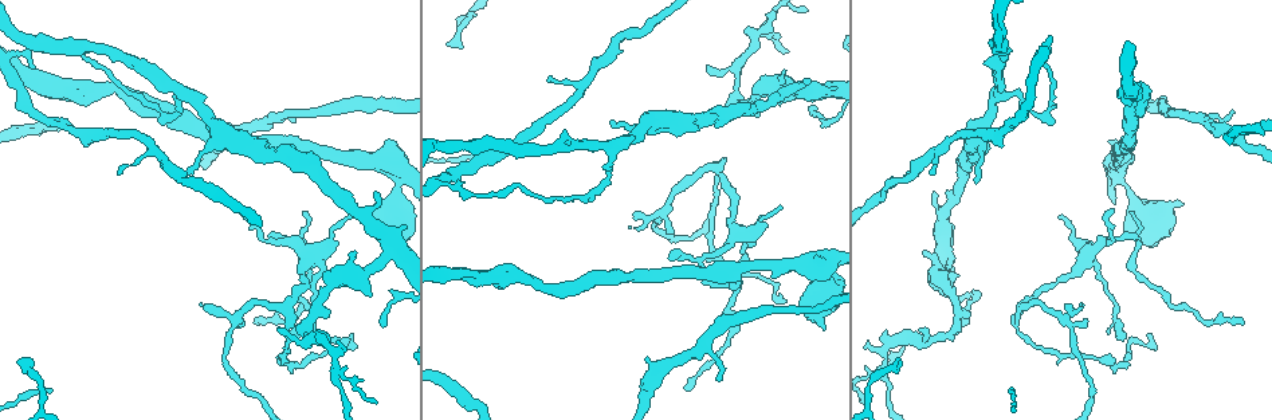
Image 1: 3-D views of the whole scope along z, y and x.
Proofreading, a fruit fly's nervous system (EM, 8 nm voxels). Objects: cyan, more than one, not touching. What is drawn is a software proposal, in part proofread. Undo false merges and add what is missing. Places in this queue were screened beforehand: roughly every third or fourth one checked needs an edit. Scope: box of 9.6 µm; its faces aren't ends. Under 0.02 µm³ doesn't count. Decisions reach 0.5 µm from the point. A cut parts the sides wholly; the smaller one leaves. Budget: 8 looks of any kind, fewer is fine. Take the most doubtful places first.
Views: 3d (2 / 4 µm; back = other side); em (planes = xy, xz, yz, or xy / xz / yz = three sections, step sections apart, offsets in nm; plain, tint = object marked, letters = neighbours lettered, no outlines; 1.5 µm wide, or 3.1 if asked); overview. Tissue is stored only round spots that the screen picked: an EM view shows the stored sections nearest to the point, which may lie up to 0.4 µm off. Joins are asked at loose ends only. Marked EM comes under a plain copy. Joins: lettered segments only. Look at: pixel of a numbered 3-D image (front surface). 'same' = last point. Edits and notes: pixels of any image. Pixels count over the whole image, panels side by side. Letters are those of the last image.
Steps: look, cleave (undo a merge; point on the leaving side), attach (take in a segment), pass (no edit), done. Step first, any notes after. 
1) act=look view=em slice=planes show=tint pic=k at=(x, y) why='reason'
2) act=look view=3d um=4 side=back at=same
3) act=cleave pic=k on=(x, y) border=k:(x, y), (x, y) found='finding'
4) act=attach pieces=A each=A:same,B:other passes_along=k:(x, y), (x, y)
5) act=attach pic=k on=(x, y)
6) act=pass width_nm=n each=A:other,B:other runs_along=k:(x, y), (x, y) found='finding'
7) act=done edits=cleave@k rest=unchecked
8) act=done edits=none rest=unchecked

act=look view=3d um=4 pic=1 at=(628, 227) why='free end'

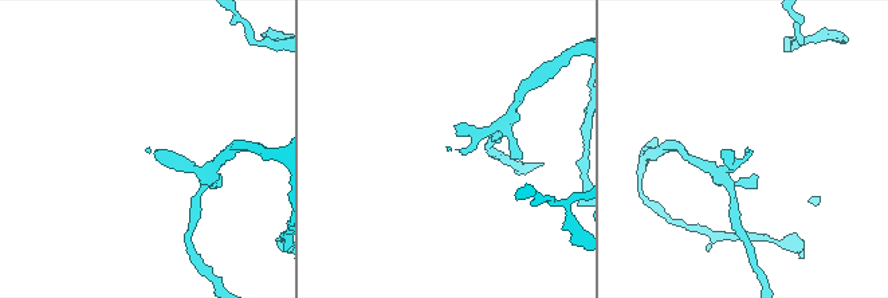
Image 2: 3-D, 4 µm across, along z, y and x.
act=look view=em slice=planes show=letters pic=2 at=(146, 151)

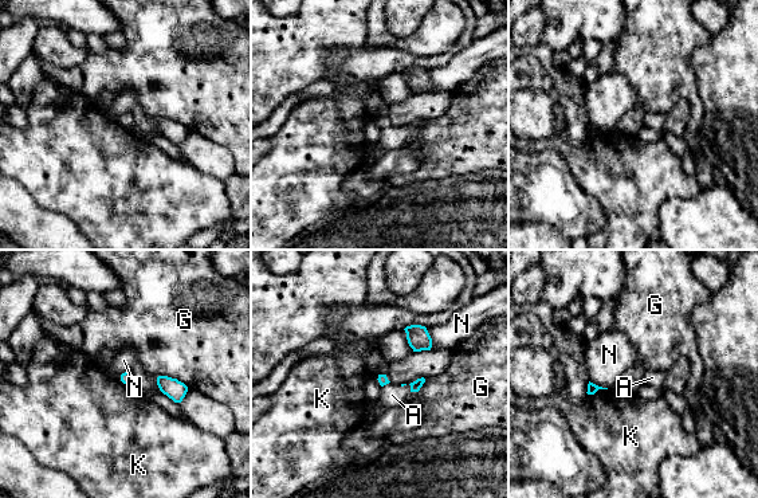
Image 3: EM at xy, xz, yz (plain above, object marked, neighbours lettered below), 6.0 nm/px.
act=attach pieces=A each=A:same,G:other,K:other,N:other passes_along=3:(415, 387), (409, 384), (392, 395) found='it goes on there'

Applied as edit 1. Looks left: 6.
act=look view=overview why='redraw'

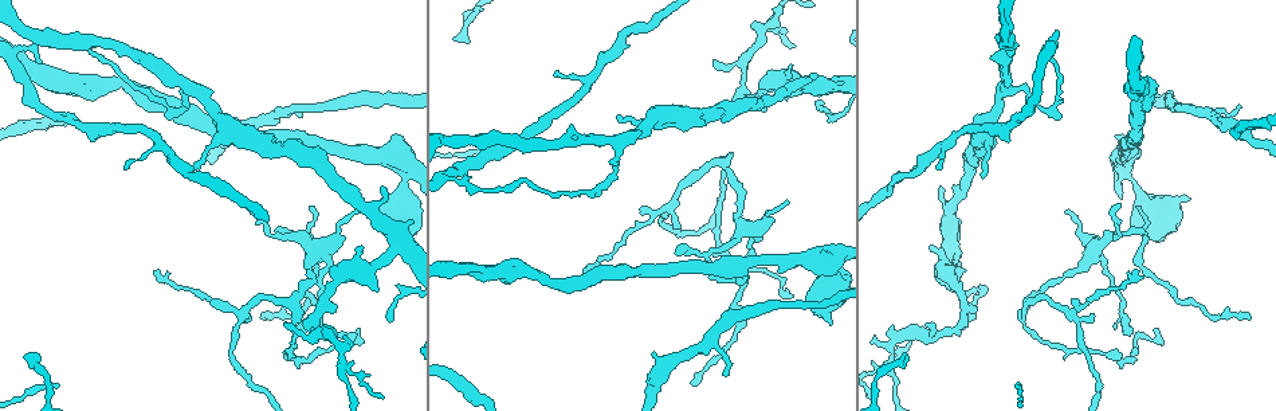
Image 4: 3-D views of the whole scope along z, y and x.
act=look view=3d um=2 pic=4 at=(715, 112) why='narrows sharply'

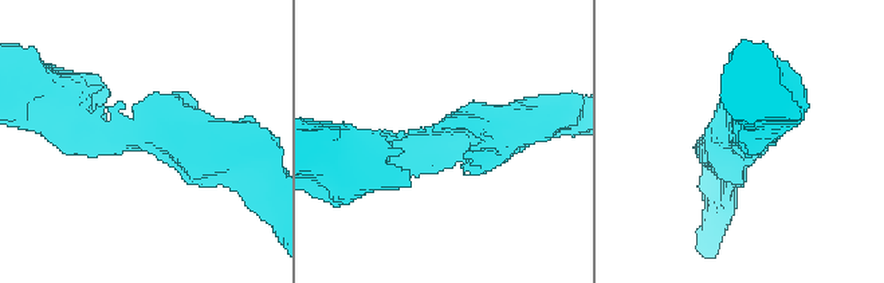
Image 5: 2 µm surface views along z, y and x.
act=look view=em slice=xz step=4 show=tint pic=5 at=(438, 147) arm_widths_nm=280,400

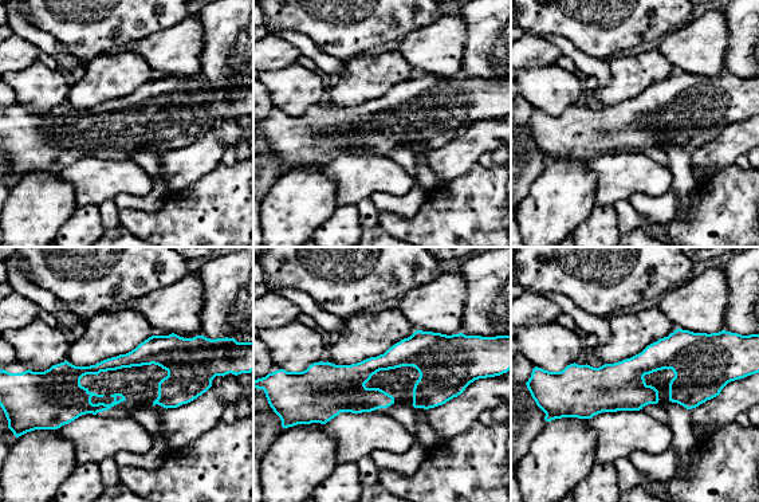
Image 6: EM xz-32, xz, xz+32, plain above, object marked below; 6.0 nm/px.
act=look view=em slice=planes show=letters at=same

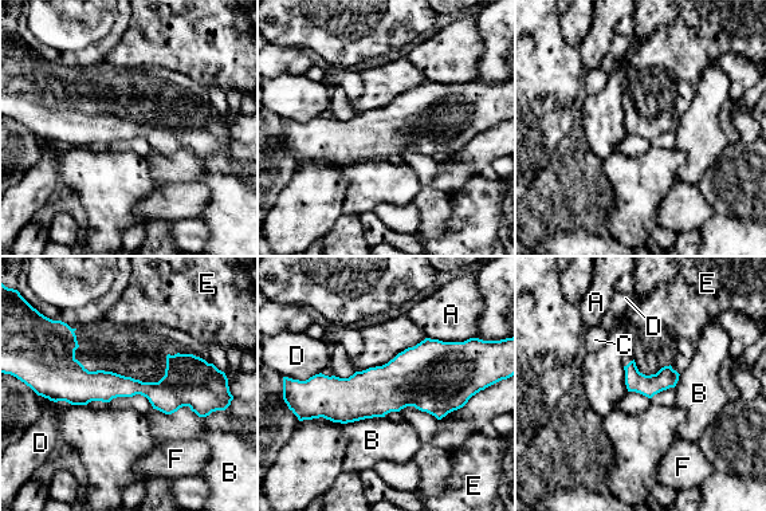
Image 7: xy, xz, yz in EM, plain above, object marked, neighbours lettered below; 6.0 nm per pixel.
act=pass width_nm=130 each=A:other,B:other,C:other,D:other,E:other,F:other border=7:(153, 408), (219, 411) found='all the same neuron'

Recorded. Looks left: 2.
act=look view=em slice=planes show=letters pic=4 at=(1121, 206) why='tapers out'

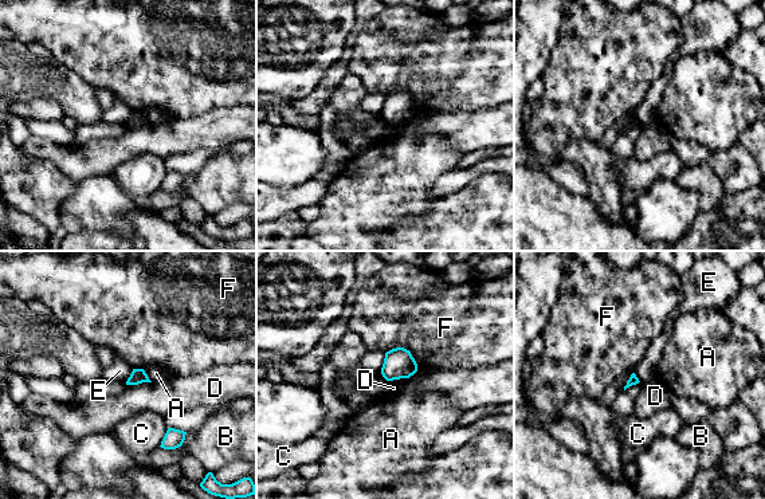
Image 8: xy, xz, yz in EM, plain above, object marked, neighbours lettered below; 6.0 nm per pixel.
act=pass each=A:other,B:other,C:other,D:other,E:other,F:other border=8:(133, 369), (125, 382) found='no lettered segment goes on from it'

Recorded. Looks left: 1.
act=done edits=attach@3 rest=unchecked

